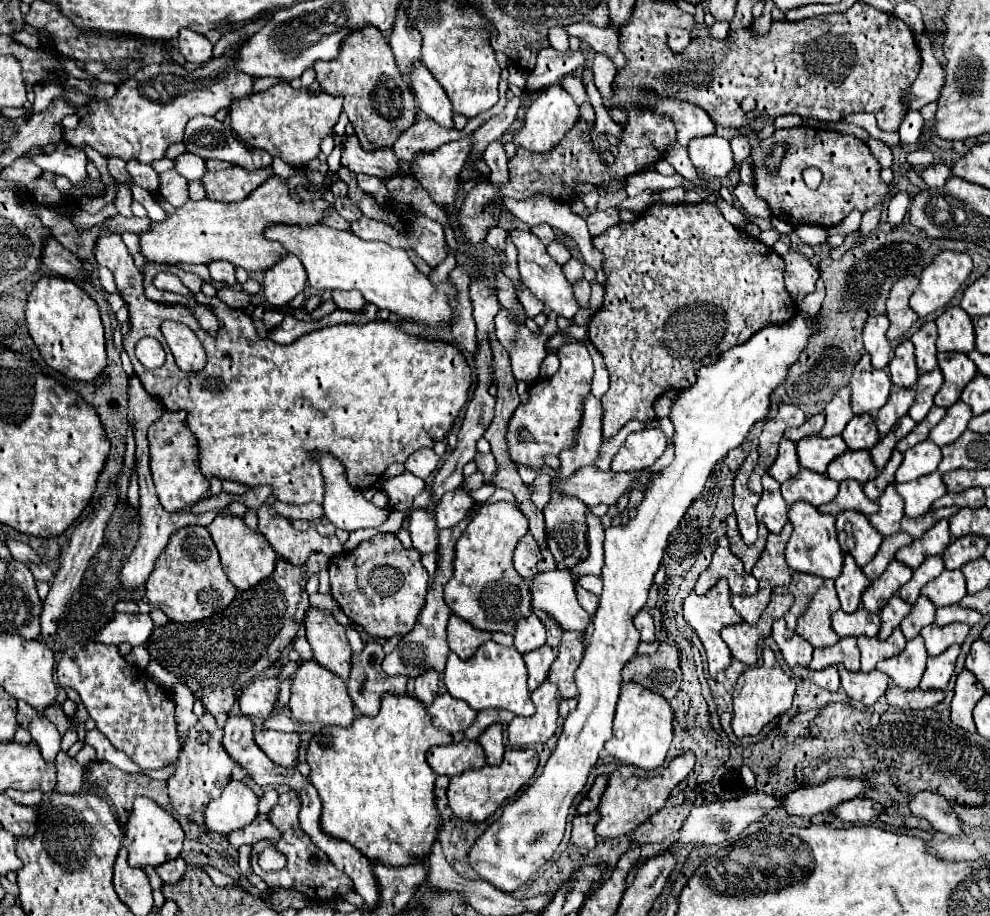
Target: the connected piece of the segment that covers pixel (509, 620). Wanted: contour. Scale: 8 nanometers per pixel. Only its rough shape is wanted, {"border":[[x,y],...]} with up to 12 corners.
{"border":[[483,503],[455,545],[445,601],[477,629],[531,613],[513,567],[527,519]]}

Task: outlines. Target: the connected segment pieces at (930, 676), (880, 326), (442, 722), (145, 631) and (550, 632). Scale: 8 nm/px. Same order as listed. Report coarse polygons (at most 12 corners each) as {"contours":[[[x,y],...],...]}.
{"contours":[[[959,645],[927,659],[921,689],[945,689]],[[887,315],[869,317],[863,329],[865,351],[875,369],[889,363]],[[439,695],[429,705],[447,733],[469,729],[477,717],[465,701]],[[117,613],[95,641],[145,645],[149,615]],[[535,611],[547,627],[547,645],[555,645],[561,635],[561,627],[553,619],[545,619],[541,611]]]}

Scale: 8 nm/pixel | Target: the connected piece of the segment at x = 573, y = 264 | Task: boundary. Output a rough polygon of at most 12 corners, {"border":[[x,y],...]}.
{"border":[[569,259],[563,273],[569,283],[583,279],[583,263]]}

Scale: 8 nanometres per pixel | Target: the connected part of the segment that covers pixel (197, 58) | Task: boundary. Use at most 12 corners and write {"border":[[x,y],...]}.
{"border":[[179,31],[177,47],[189,63],[209,61],[213,45],[201,33]]}

